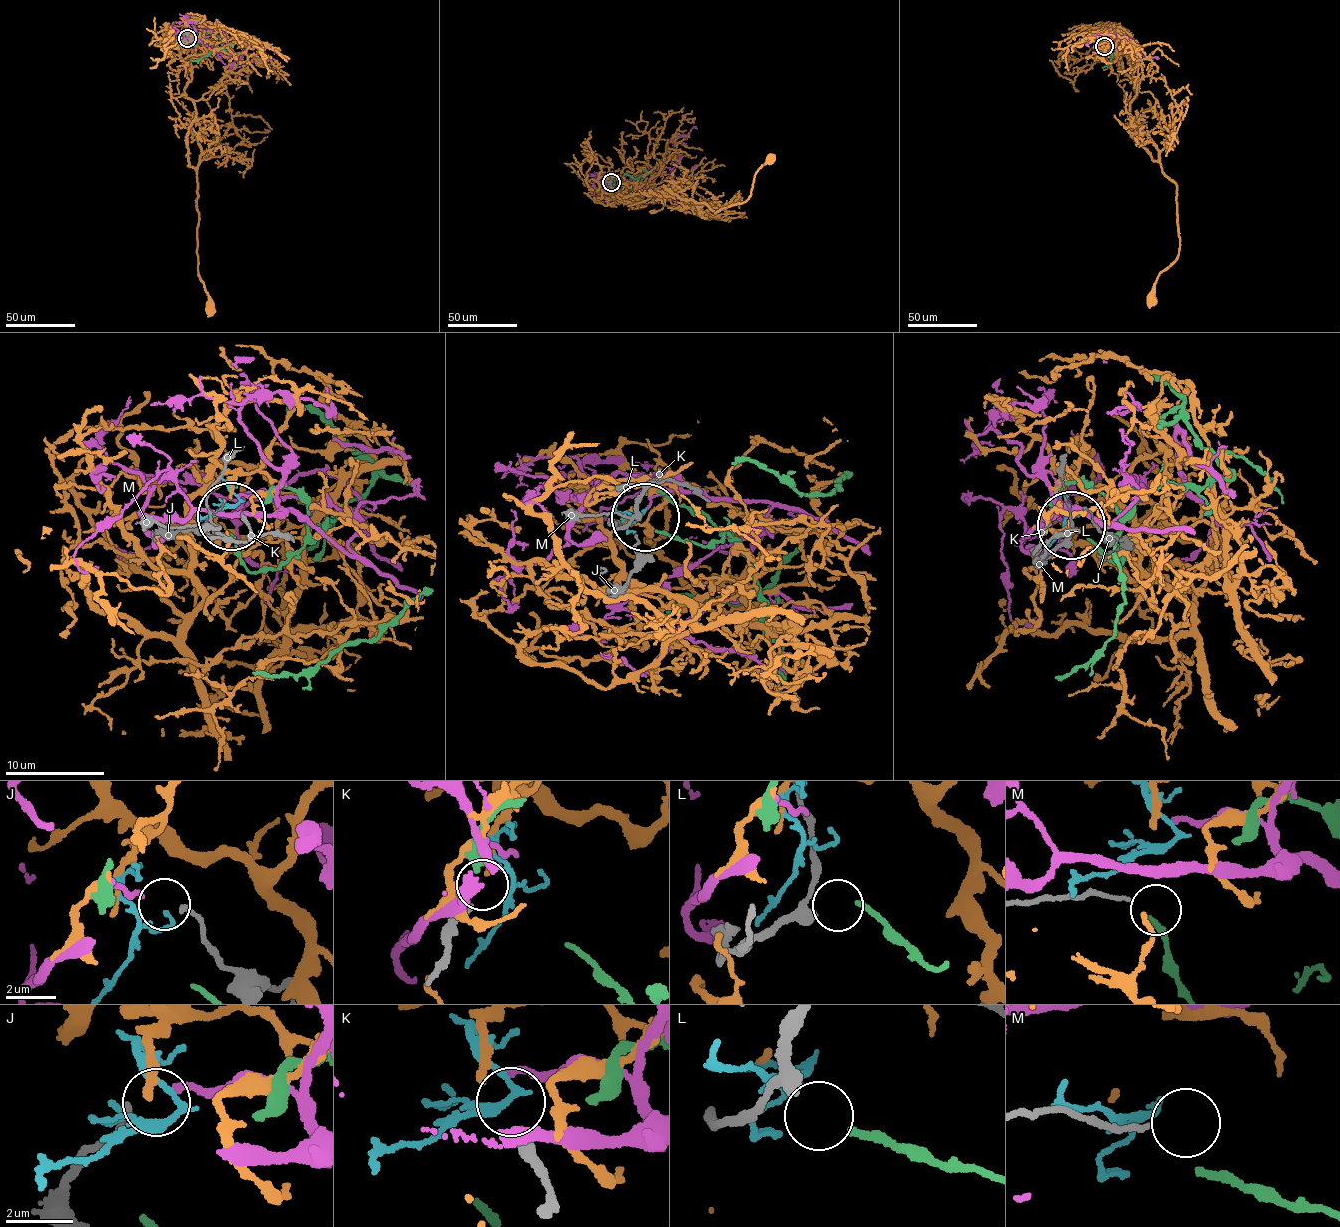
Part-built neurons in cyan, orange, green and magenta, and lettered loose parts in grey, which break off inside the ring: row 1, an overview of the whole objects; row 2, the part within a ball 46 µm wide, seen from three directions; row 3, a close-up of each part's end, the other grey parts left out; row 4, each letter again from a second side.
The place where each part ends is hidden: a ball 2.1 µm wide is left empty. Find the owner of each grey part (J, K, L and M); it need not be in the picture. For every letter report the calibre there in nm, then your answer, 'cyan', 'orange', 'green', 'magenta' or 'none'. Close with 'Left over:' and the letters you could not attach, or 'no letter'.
J: 200 nm | magenta
K: 200 nm | orange
L: 360 nm | green
M: 140 nm | none
Left over: M

